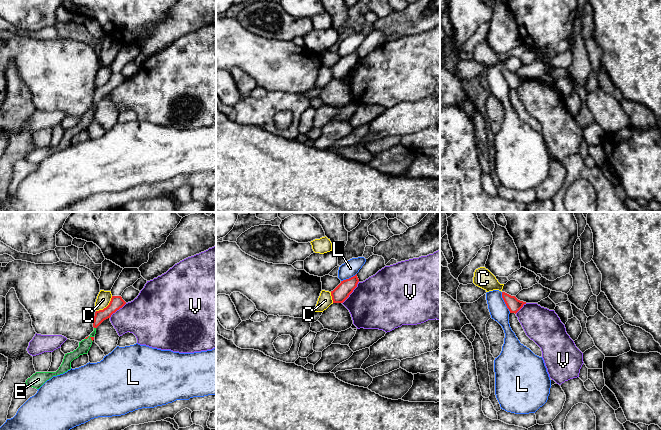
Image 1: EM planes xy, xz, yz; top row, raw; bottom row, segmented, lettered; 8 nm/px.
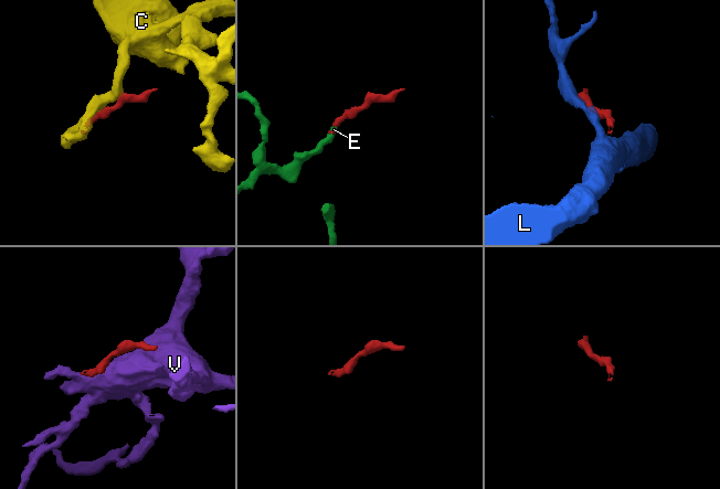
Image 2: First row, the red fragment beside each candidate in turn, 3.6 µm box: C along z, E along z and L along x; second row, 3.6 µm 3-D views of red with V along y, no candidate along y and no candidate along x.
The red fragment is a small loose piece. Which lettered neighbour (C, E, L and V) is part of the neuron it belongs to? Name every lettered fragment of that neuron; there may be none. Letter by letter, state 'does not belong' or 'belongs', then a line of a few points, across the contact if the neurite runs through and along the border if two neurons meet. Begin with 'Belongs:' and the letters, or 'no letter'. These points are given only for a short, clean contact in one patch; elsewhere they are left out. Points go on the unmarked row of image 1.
Belongs: E
C: does not belong
E: belongs; line xy (92, 114), (88, 112), (88, 117), (84, 122)
L: does not belong
V: does not belong

